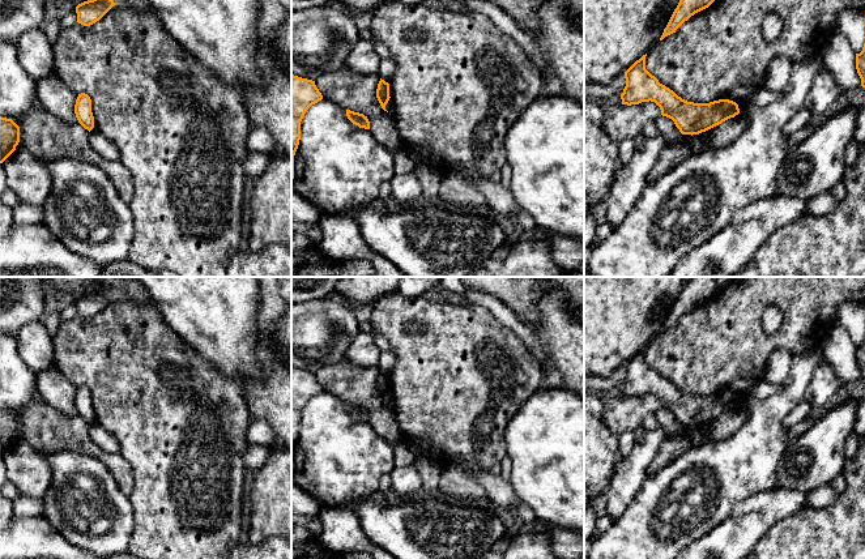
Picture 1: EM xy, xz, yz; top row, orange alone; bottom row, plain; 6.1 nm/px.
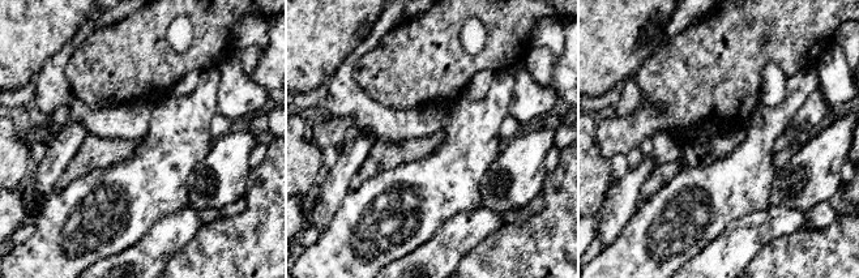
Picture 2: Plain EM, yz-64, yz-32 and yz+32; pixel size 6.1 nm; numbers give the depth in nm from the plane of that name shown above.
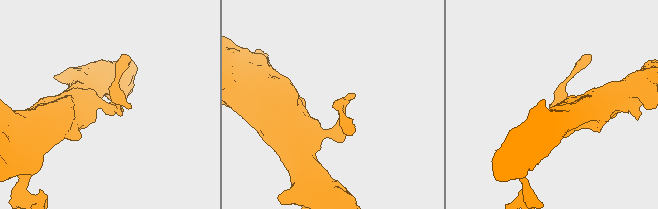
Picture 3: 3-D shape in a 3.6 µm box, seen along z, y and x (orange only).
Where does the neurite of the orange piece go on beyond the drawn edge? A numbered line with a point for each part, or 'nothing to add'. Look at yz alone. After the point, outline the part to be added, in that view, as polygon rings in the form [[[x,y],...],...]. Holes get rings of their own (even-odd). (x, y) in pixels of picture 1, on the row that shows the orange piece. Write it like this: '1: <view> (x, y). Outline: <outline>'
nothing to add

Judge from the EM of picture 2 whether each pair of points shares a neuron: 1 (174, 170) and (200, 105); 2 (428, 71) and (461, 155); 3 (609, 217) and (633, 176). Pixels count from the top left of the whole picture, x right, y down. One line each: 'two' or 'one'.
1: one
2: two
3: one

